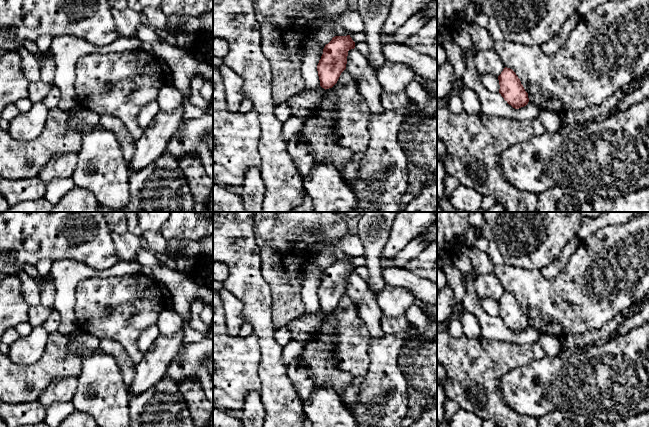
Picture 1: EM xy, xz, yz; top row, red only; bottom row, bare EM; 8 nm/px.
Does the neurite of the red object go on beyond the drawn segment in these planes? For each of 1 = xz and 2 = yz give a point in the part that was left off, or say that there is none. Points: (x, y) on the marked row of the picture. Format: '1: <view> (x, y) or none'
1: none
2: none

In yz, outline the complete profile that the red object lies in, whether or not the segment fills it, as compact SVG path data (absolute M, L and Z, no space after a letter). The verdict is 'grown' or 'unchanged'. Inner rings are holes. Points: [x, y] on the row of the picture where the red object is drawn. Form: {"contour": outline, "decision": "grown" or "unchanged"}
{"contour": "M505 67L498 76L499 93L504 100L515 109L519 109L528 104L528 93L525 91L516 73Z", "decision": "unchanged"}

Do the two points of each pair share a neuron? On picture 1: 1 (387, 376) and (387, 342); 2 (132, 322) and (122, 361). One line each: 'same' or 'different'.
1: same
2: different

